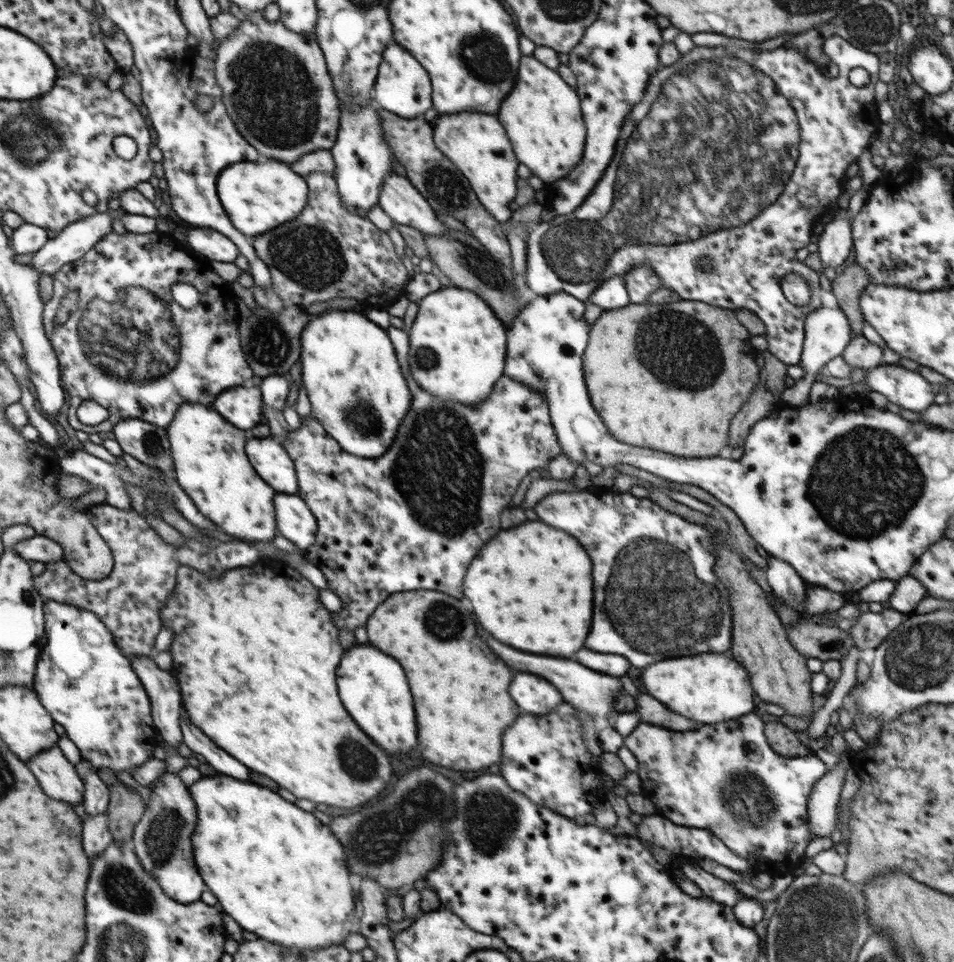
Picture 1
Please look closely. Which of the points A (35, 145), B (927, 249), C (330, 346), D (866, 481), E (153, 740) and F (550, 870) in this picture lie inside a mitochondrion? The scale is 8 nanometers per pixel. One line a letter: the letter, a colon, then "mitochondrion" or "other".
A: mitochondrion
B: other
C: other
D: mitochondrion
E: other
F: other

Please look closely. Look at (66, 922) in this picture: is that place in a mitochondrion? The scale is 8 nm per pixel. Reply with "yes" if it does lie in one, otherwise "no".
no

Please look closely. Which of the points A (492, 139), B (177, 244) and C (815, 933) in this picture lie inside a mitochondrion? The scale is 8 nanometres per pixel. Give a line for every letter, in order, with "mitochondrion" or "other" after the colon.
A: other
B: other
C: mitochondrion

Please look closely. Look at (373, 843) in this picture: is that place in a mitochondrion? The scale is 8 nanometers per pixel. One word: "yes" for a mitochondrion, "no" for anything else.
yes

